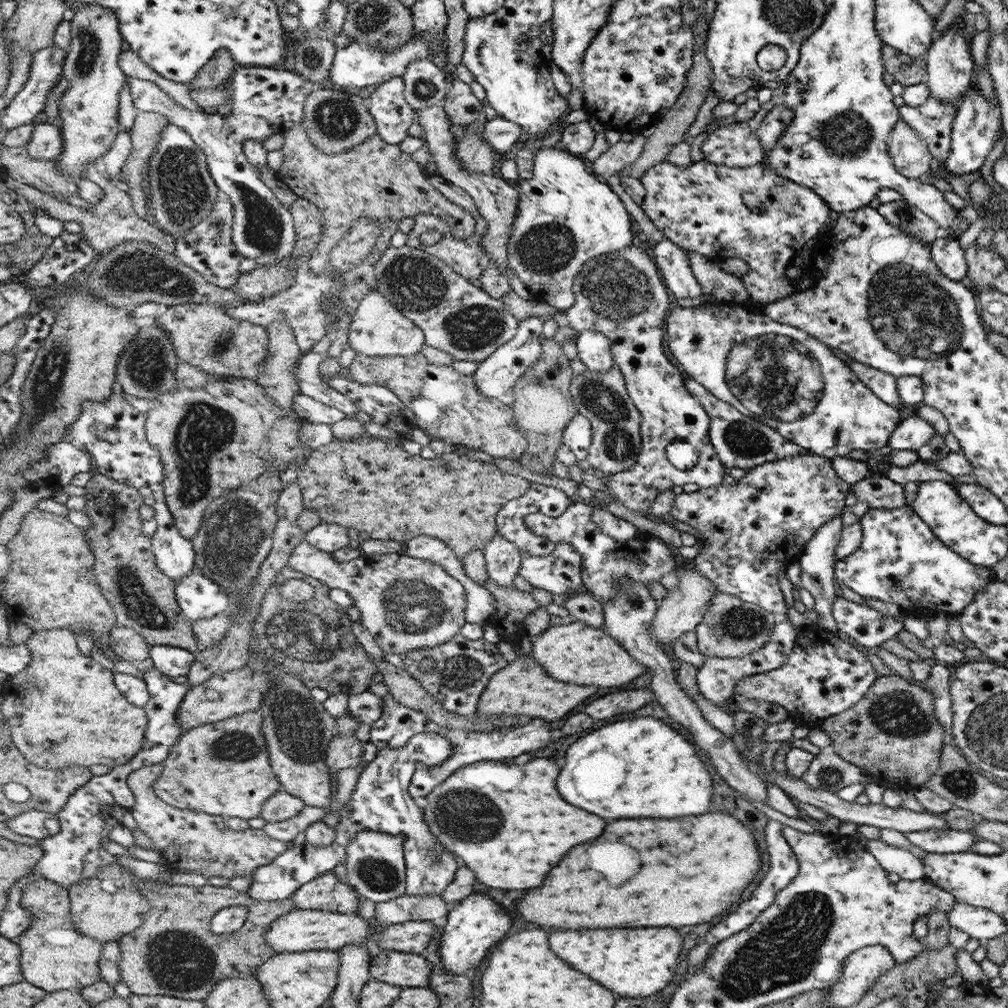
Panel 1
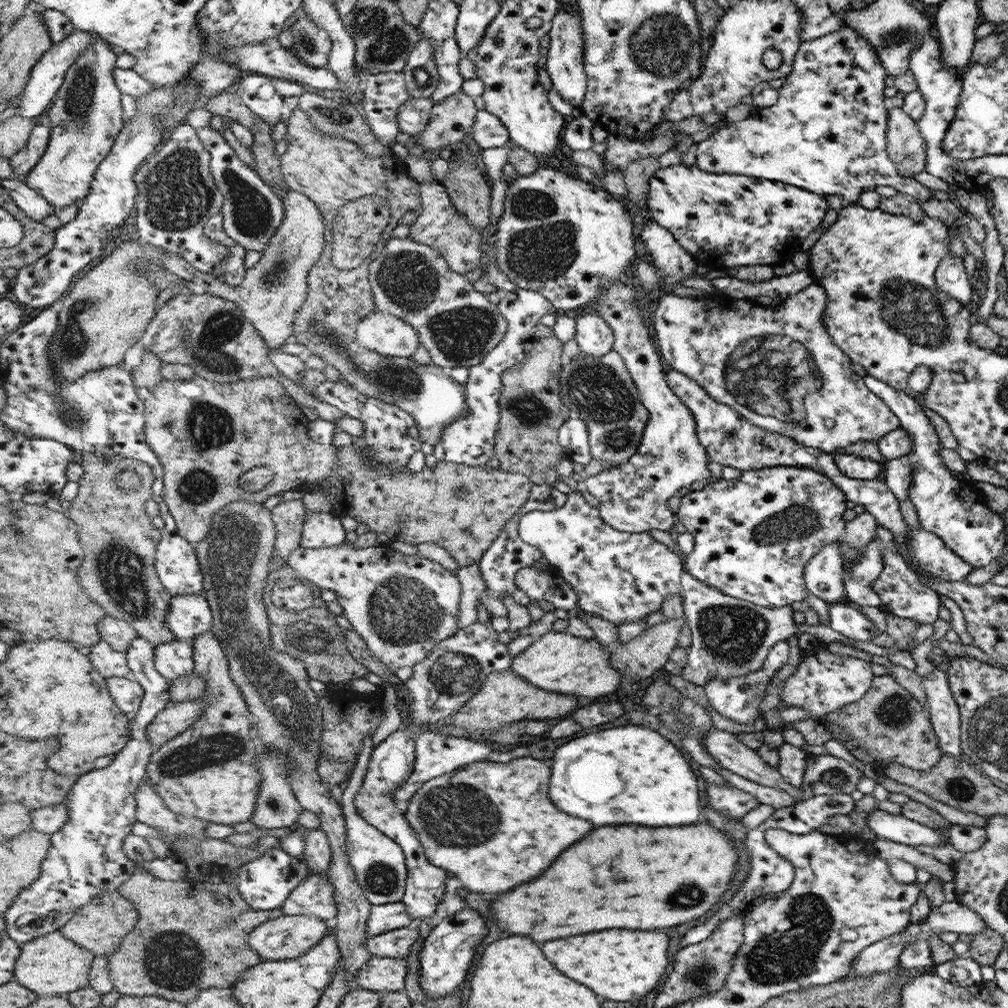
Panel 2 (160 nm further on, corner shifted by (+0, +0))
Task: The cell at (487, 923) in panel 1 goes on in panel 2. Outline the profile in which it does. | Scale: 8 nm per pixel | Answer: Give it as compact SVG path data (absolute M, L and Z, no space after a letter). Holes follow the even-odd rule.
M469 906L433 927L422 943L419 954L422 991L428 997L444 997L454 992L464 982L468 968L472 966L476 946L480 944L480 940L484 940L484 936L488 936L486 922L476 910L470 909Z

